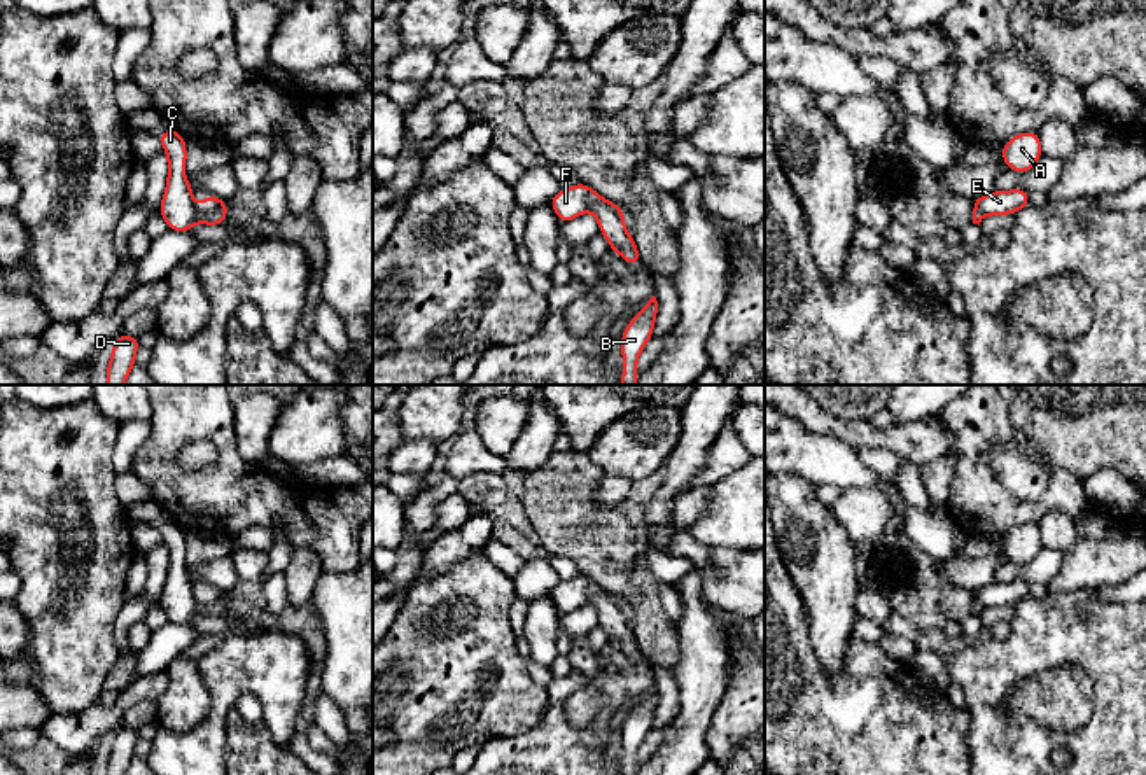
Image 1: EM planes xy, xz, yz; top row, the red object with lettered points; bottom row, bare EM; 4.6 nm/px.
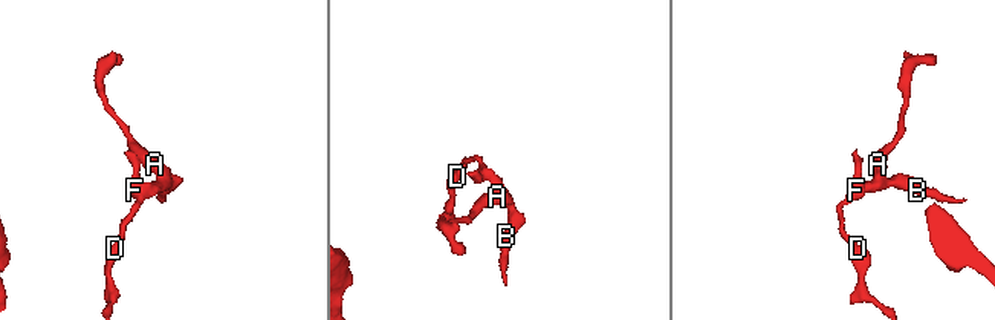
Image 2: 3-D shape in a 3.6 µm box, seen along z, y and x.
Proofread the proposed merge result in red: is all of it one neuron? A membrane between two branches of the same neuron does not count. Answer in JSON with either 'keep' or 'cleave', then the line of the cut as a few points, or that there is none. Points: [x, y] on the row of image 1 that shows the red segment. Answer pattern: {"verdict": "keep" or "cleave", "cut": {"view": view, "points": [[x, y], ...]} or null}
{"verdict": "cleave", "cut": {"view": "xy", "points": [[226, 205], [212, 212], [200, 212], [196, 209]]}}

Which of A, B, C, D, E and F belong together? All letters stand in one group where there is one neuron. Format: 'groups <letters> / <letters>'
groups A B E / C D F

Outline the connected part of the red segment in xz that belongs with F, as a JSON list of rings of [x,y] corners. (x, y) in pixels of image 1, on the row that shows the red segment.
[[[579,182],[570,189],[558,191],[549,201],[560,222],[572,220],[588,212],[591,187]]]

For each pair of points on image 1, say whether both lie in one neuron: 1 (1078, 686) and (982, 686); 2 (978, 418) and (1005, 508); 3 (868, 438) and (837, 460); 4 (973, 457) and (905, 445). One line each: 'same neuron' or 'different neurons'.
1: different neurons
2: same neuron
3: different neurons
4: different neurons

